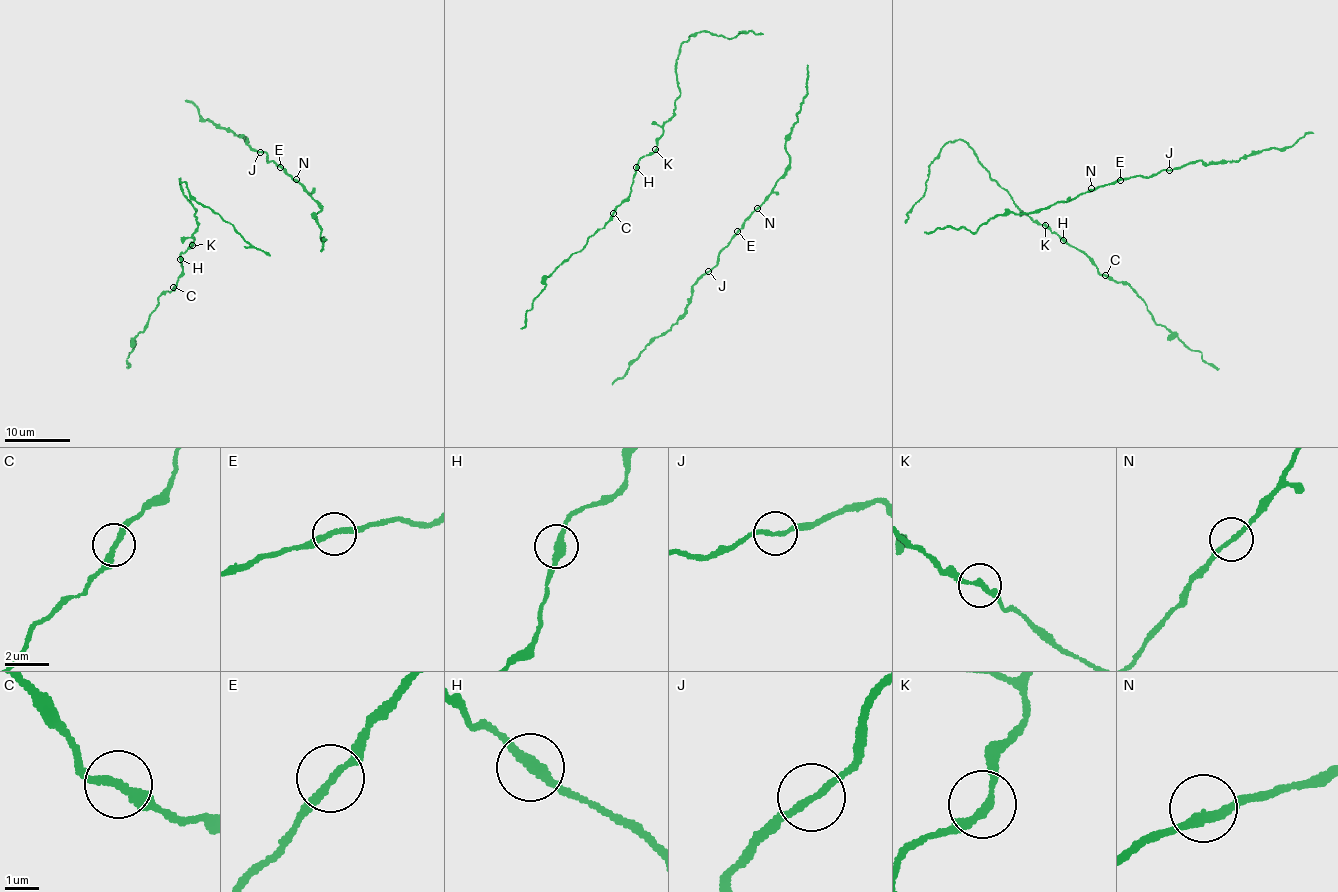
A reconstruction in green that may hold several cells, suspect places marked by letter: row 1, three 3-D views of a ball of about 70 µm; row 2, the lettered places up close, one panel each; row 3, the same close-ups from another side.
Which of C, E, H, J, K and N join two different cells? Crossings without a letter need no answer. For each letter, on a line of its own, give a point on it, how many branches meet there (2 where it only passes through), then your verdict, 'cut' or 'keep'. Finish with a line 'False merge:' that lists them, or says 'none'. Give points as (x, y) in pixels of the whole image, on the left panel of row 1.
C: (173, 287) | 2 | cut
E: (280, 167) | 2 | keep
H: (180, 259) | 2 | keep
J: (260, 152) | 2 | cut
K: (192, 245) | 2 | keep
N: (296, 179) | 2 | keep
False merge: C, J

